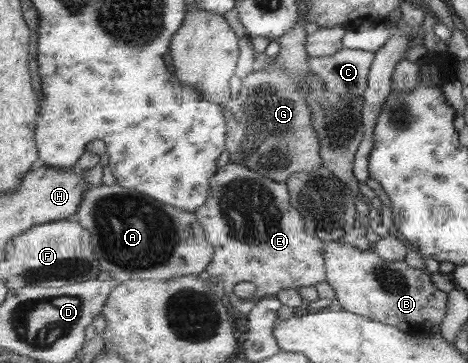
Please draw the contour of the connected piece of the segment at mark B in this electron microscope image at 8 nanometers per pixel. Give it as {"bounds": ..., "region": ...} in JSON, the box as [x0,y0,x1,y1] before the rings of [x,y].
{"bounds":[325,239,449,335],"region":[[[344,239],[325,242],[325,262],[327,282],[336,292],[339,308],[389,324],[410,335],[442,333],[449,293],[438,289],[424,270],[414,269],[406,261],[388,261],[376,250],[361,250]]]}

